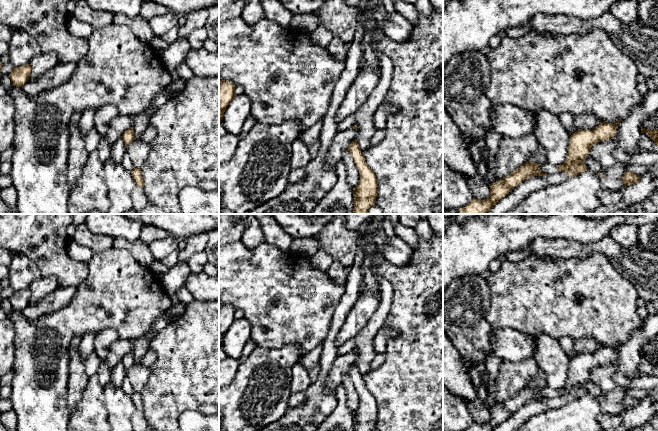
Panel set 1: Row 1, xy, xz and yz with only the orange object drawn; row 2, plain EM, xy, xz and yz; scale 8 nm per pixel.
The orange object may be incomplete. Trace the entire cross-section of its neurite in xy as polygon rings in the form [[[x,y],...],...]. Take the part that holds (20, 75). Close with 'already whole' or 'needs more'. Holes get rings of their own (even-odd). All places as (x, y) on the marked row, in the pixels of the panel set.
[[[26,64],[14,69],[9,74],[13,86],[22,87],[29,79],[31,74],[30,64]]] | already whole

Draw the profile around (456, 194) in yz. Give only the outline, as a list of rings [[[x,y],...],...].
[[[443,161],[443,210],[463,208],[473,199],[466,181]]]

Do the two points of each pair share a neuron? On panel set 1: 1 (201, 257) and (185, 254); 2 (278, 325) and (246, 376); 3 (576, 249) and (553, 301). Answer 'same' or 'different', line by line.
1: different
2: different
3: different

